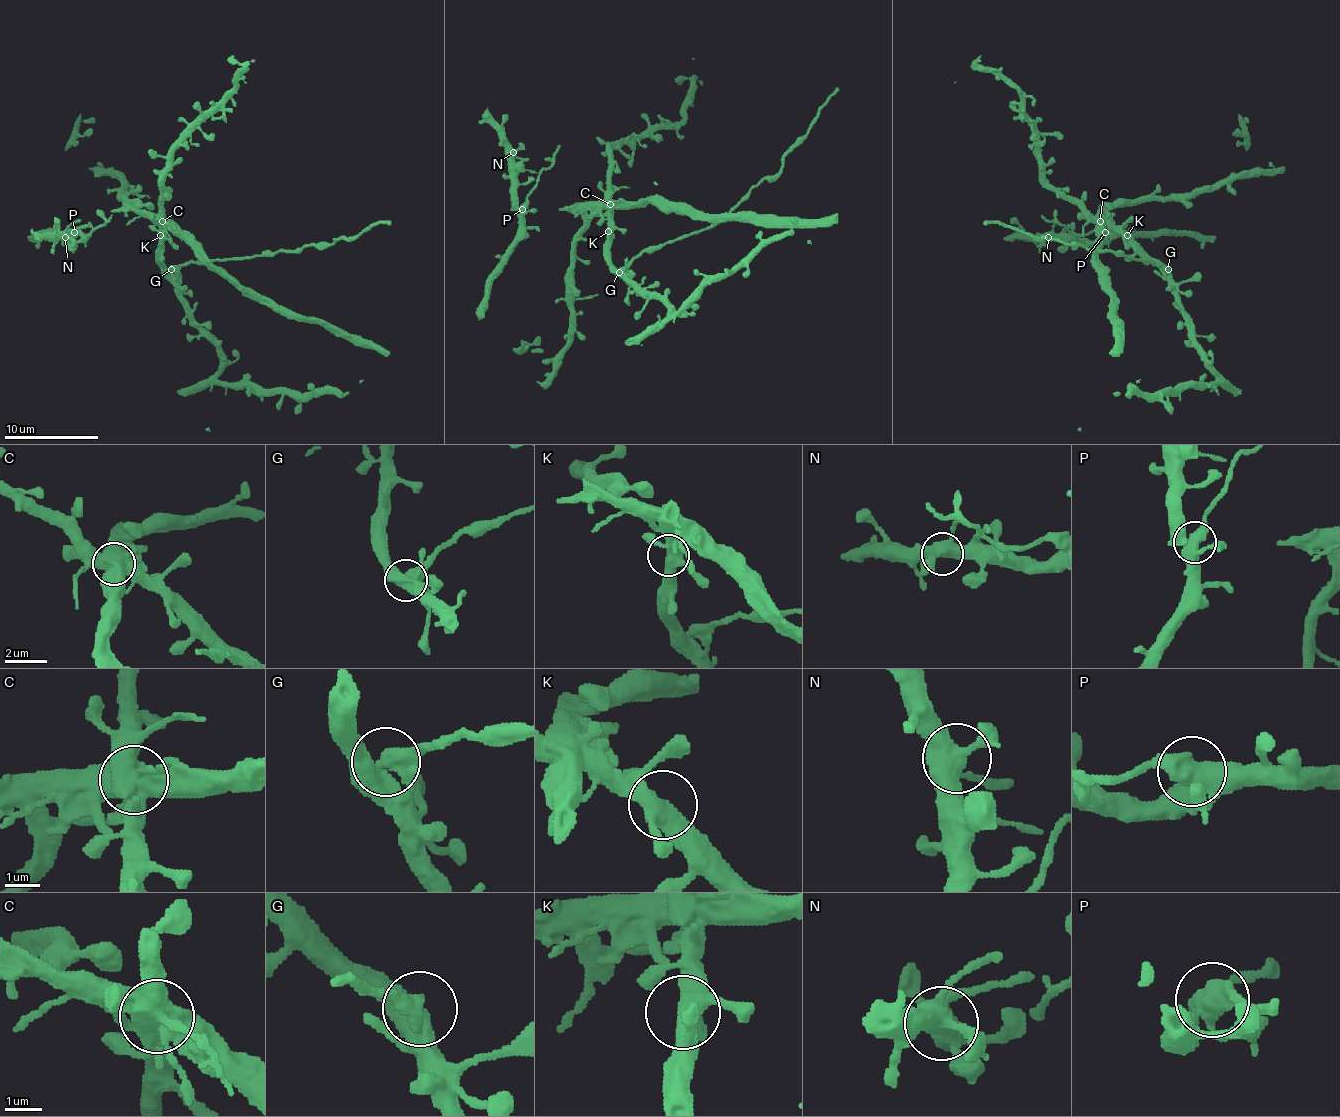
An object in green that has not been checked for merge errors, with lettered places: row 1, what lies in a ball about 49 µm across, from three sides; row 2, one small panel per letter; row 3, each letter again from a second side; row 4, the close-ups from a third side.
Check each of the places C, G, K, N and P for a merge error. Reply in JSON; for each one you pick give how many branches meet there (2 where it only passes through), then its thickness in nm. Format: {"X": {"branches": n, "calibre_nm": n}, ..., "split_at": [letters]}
{"C": {"branches": 4, "calibre_nm": 650}, "G": {"branches": 3, "calibre_nm": 440}, "P": {"branches": 4, "calibre_nm": 550}, "split_at": ["C", "G", "P"]}

